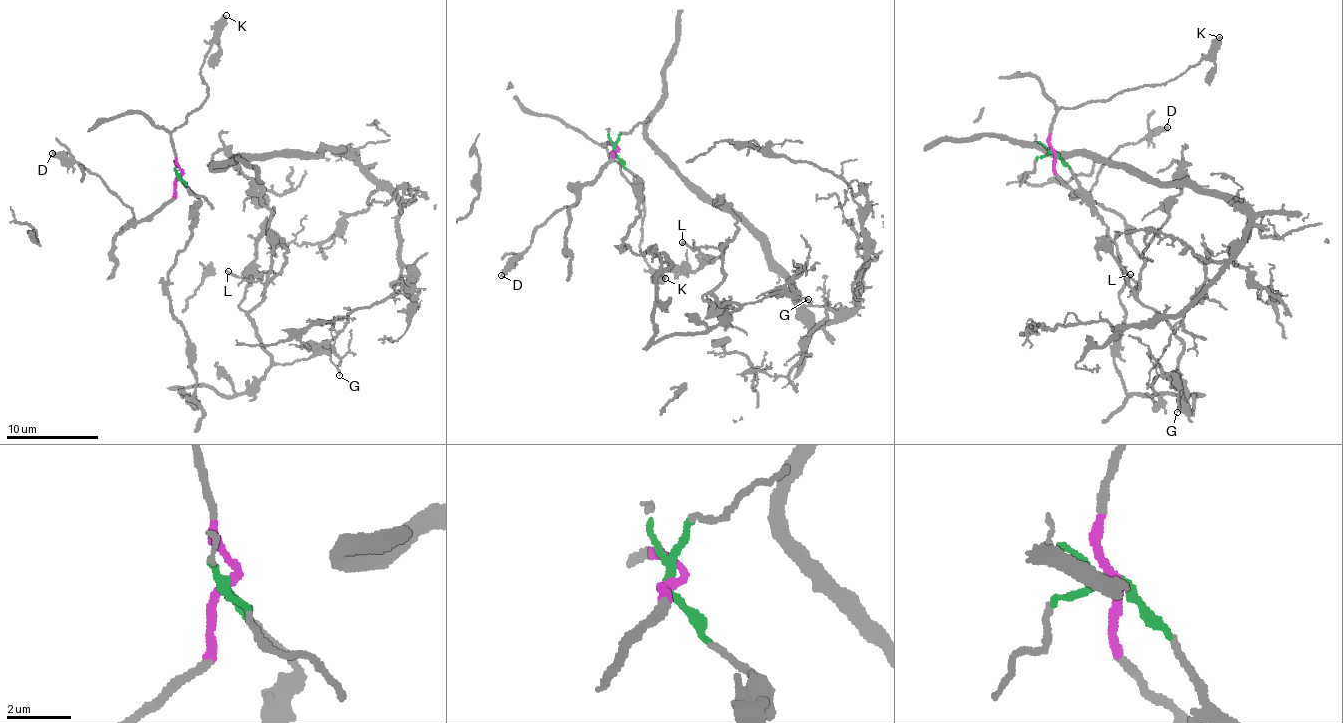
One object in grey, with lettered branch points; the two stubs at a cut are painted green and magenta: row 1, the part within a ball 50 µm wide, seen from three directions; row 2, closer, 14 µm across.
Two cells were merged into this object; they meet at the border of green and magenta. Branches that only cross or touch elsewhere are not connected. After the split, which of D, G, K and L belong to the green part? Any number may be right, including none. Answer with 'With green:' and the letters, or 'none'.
With green: G, L

